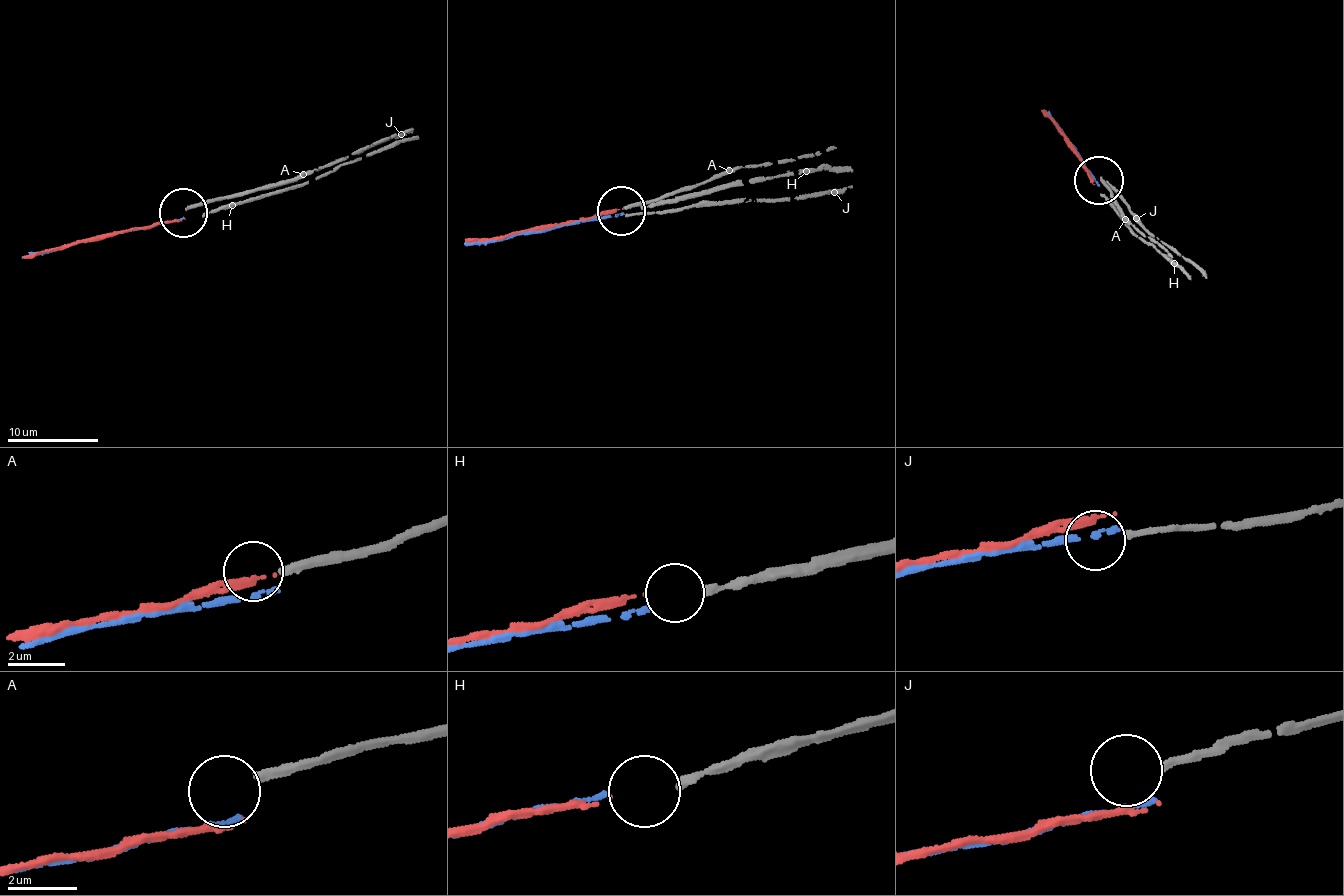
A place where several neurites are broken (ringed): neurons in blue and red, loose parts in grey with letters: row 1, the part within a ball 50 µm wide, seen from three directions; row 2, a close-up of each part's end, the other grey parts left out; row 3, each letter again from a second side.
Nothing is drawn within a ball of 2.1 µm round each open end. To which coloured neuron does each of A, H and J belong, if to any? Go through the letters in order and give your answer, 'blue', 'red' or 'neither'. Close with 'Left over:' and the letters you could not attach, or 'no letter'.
A: neither
H: neither
J: neither
Left over: A, H, J

